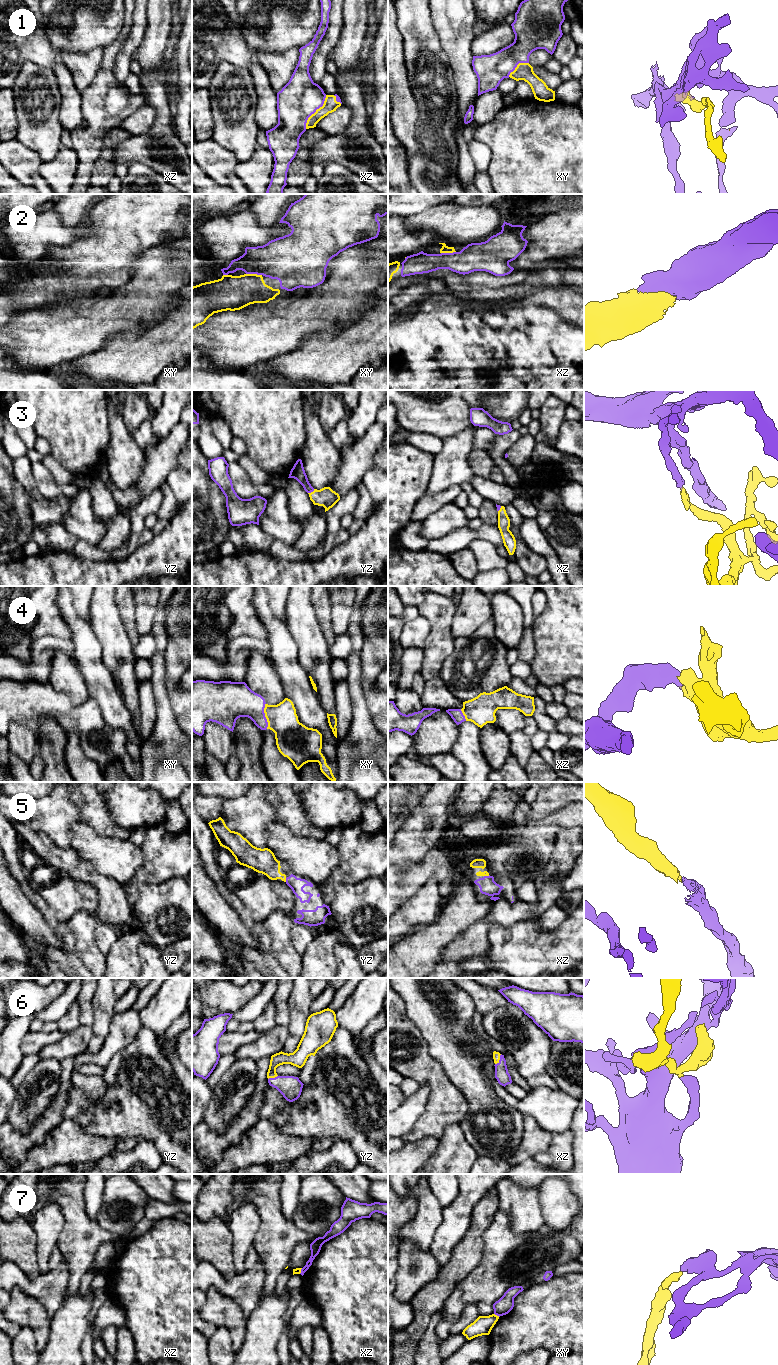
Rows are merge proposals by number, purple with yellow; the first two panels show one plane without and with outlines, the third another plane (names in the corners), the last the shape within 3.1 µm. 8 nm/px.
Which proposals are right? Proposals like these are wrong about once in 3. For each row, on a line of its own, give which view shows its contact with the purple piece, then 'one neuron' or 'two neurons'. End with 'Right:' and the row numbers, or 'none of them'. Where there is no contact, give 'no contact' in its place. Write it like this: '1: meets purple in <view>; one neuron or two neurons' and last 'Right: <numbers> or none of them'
1: meets purple in xz; one neuron
2: meets purple in xy; one neuron
3: meets purple in yz; one neuron
4: meets purple in xy; one neuron
5: meets purple in yz; one neuron
6: meets purple in xz; one neuron
7: meets purple in xy; two neurons
Right: 1, 2, 3, 4, 5, 6

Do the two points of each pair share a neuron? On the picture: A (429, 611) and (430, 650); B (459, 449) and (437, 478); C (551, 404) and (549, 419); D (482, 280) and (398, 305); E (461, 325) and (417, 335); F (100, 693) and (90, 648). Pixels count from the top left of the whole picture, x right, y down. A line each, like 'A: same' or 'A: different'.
A: same
B: same
C: same
D: different
E: same
F: same

